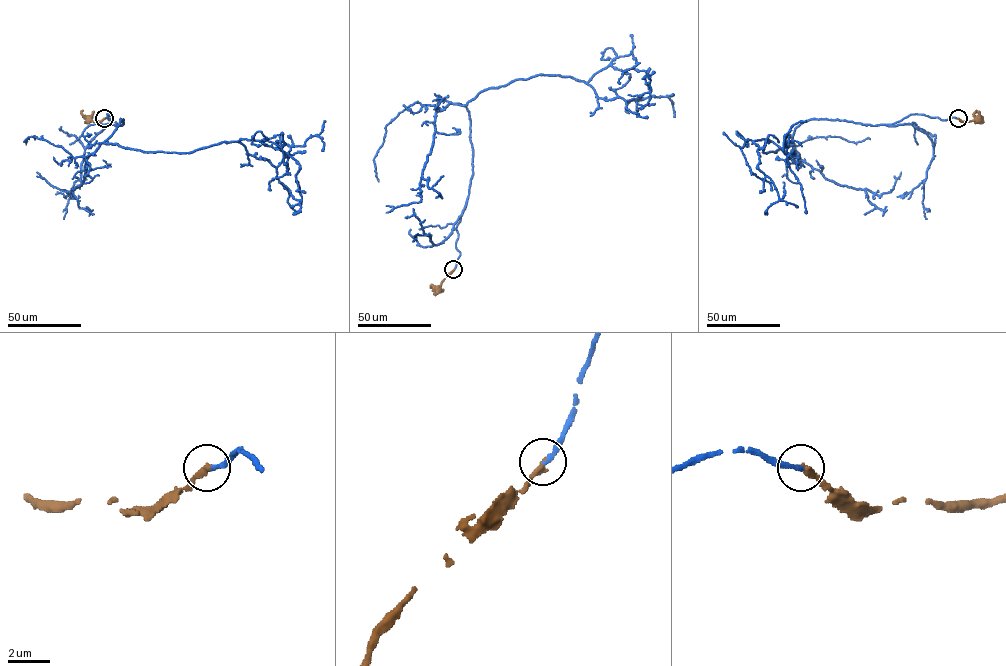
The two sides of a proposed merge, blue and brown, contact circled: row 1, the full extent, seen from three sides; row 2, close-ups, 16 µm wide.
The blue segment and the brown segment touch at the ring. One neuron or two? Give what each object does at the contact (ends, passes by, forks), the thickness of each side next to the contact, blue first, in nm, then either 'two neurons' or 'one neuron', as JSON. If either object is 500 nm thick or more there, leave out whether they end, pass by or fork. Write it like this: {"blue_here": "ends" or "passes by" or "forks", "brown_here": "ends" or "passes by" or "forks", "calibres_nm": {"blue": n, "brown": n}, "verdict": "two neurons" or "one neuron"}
{"blue_here": "ends", "brown_here": "ends", "calibres_nm": {"blue": 240, "brown": 300}, "verdict": "one neuron"}

